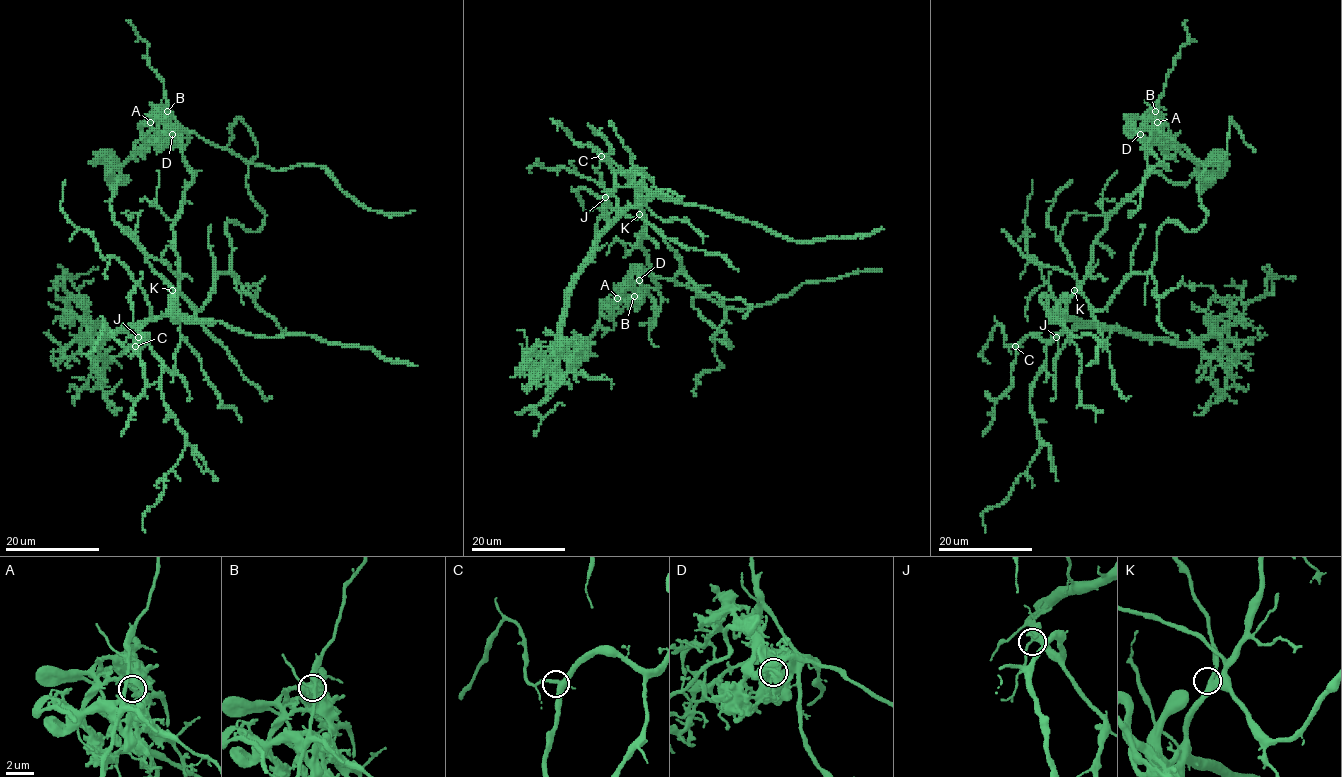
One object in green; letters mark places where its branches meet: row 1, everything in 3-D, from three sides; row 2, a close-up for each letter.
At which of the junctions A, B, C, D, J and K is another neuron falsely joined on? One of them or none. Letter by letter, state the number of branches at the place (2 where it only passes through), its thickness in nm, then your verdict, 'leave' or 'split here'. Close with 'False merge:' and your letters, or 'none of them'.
A: 4 branches meet; 280 nm thick; leave
B: 4 branches meet; 340 nm thick; split here
C: 4 branches meet; 360 nm thick; leave
D: 4 branches meet; 400 nm thick; leave
J: 4 branches meet; 360 nm thick; leave
K: 4 branches meet; 340 nm thick; leave
False merge: B

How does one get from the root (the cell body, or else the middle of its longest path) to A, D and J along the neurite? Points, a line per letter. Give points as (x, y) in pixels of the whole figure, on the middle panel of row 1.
A: (641, 234), (640, 246), (647, 259), (649, 275), (658, 286), (649, 287), (644, 295), (617, 298)
D: (641, 234), (640, 246), (647, 259), (649, 275), (658, 286), (649, 287), (646, 292), (639, 280)
J: (641, 234), (645, 224), (642, 212), (638, 207), (631, 207), (620, 211), (610, 221), (605, 215), (605, 197)

